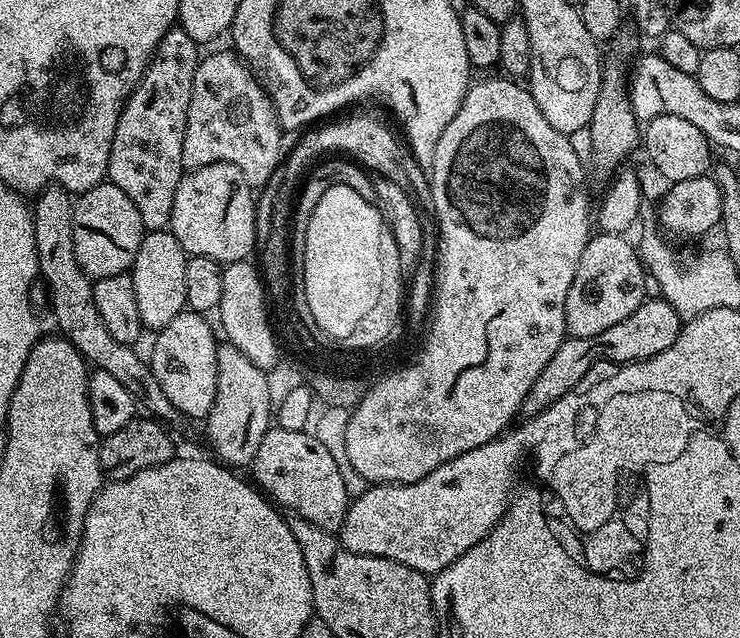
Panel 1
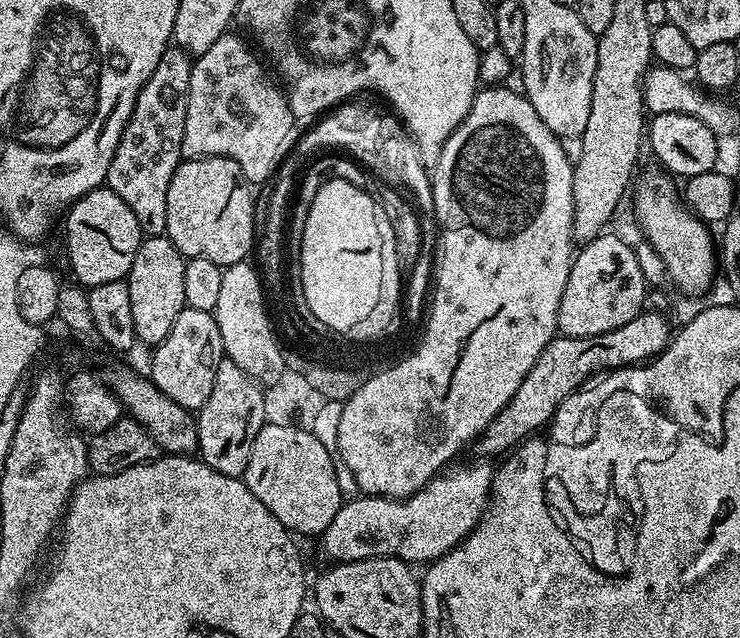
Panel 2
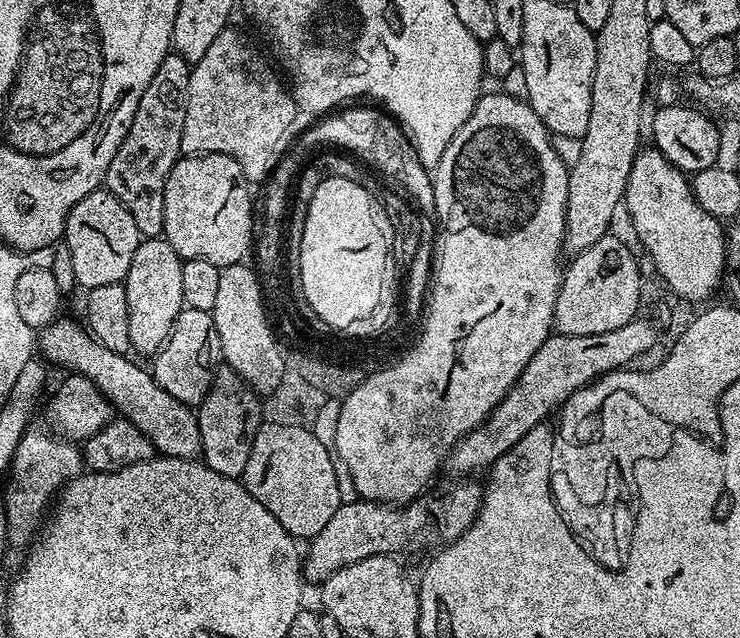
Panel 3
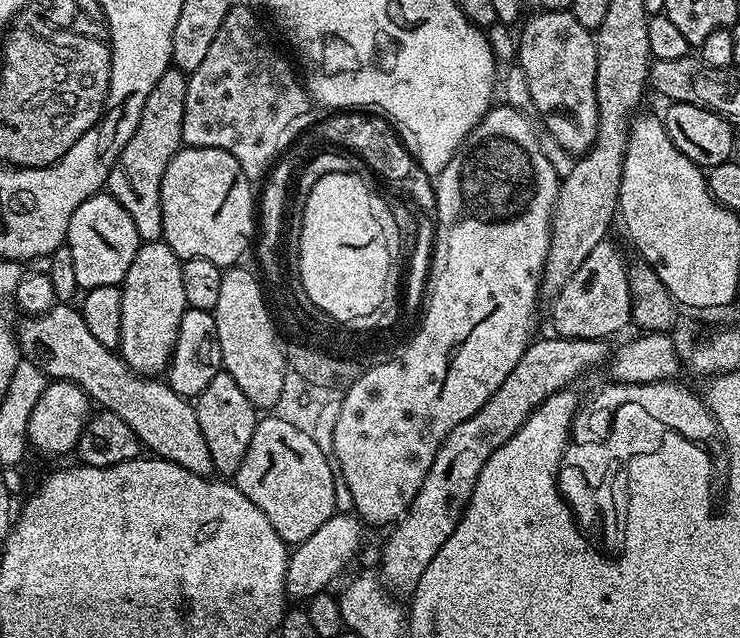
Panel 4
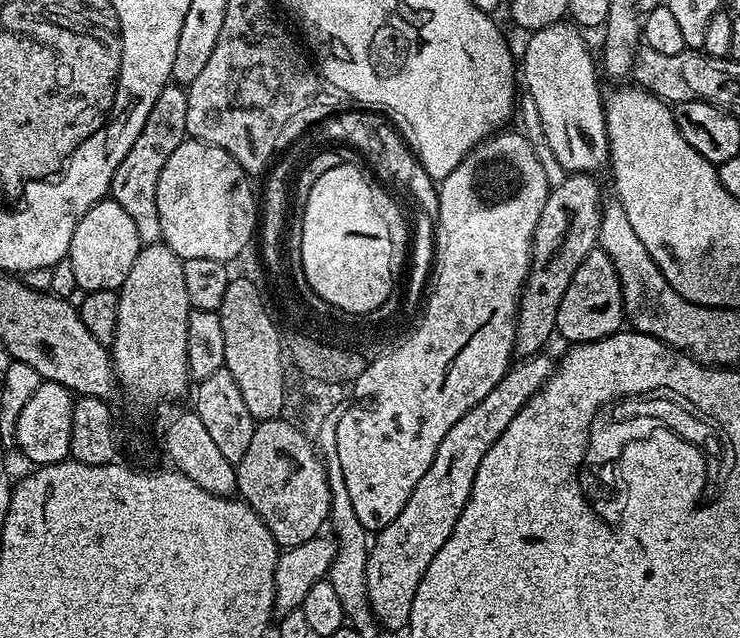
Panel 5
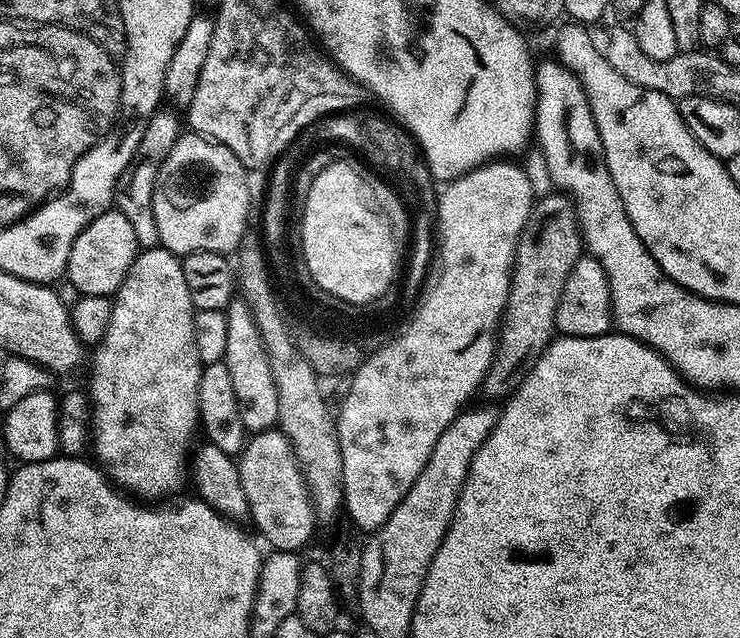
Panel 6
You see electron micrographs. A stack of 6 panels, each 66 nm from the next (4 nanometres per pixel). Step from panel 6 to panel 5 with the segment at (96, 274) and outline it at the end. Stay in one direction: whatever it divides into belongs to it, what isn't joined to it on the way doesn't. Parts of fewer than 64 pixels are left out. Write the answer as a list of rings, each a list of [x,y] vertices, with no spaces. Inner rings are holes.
[[[111,198],[98,201],[86,210],[74,230],[74,238],[70,238],[66,260],[72,263],[75,287],[83,293],[98,290],[116,292],[126,282],[126,274],[130,274],[130,266],[134,266],[134,258],[138,258],[141,247],[138,229],[126,210]]]

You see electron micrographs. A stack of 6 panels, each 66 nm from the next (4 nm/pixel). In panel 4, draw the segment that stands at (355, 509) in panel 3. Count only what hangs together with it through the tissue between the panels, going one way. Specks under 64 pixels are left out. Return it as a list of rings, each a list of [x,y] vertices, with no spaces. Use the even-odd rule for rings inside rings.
[[[334,514],[322,522],[322,526],[318,526],[318,530],[306,538],[306,542],[291,549],[284,579],[285,593],[291,599],[293,596],[296,602],[308,602],[323,593],[329,587],[327,584],[355,558],[360,548],[360,539],[364,536],[363,530],[361,521],[352,514]]]

